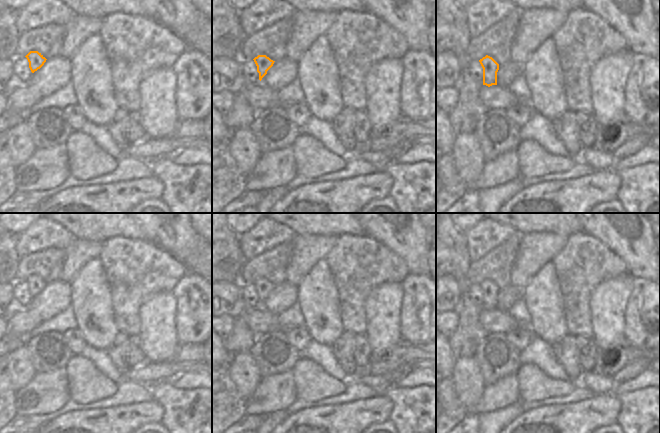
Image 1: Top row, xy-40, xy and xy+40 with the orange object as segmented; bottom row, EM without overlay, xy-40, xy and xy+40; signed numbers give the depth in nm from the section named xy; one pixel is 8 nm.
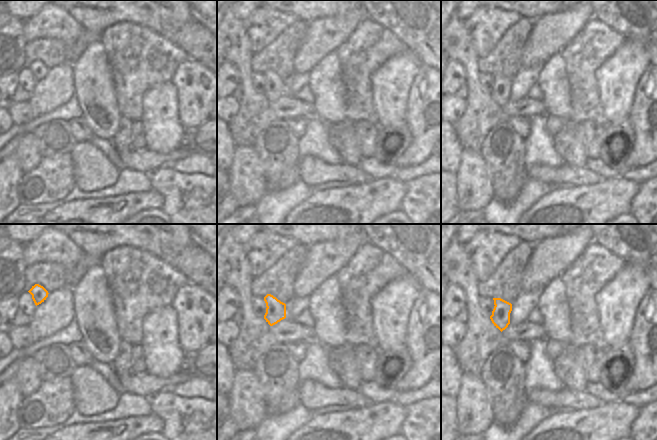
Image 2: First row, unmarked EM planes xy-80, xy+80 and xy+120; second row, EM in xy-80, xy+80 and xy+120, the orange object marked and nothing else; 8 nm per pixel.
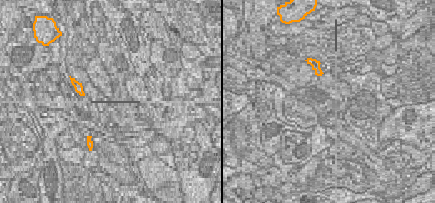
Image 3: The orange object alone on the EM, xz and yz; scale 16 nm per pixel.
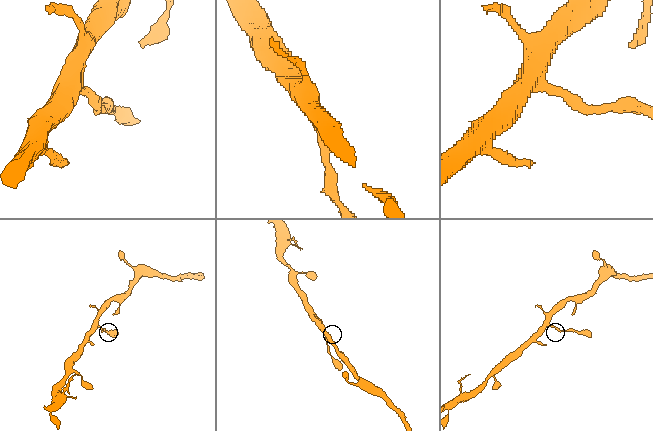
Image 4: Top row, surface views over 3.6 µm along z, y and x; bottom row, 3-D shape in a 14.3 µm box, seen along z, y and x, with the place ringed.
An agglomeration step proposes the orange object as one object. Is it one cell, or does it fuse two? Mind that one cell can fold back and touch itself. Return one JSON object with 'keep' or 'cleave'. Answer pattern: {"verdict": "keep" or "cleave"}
{"verdict": "cleave"}

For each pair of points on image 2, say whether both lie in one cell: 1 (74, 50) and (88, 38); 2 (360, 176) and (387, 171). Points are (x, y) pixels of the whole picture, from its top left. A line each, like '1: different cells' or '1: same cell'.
1: same cell
2: different cells

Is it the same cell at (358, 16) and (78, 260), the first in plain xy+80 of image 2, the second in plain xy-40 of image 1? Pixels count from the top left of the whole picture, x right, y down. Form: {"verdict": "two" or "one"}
{"verdict": "one"}

